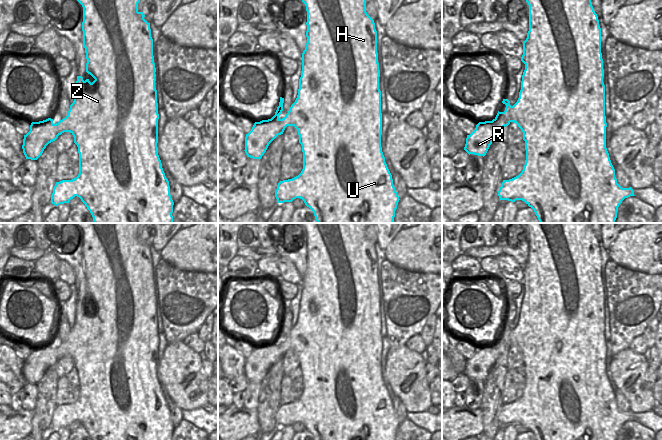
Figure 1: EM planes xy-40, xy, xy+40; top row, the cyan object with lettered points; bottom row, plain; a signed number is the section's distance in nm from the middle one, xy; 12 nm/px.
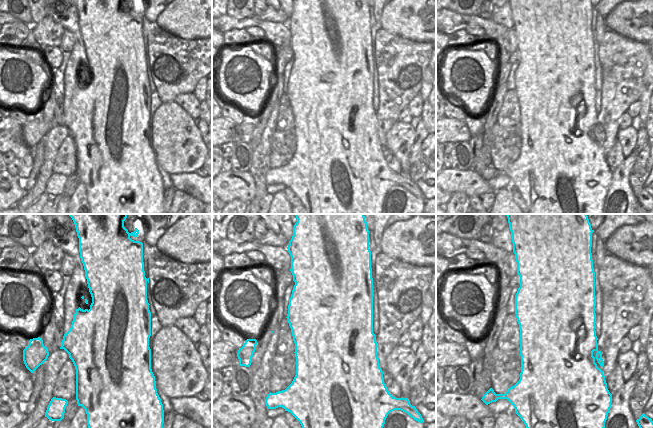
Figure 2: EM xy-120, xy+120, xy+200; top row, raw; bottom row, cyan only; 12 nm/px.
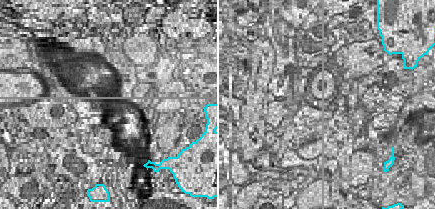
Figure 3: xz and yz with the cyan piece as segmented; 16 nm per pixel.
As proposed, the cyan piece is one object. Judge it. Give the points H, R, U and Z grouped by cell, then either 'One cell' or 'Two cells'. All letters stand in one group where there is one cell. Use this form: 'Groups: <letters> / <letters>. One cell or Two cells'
Groups: H R U Z. One cell.

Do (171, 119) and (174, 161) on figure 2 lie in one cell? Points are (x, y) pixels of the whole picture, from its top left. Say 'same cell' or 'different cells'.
same cell

